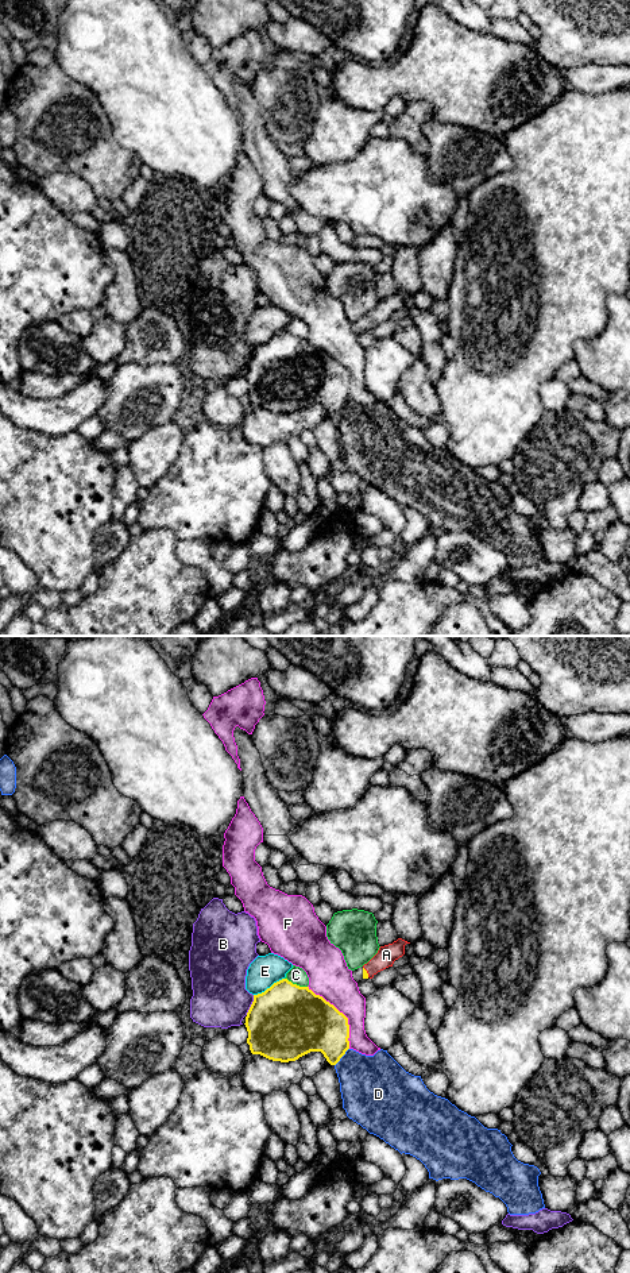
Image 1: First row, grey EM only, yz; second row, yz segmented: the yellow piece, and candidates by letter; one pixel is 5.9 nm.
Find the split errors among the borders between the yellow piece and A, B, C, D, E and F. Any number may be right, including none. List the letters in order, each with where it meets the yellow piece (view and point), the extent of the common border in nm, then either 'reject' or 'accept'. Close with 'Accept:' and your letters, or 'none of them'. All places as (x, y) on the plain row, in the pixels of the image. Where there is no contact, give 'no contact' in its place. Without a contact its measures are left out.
A: contact yz (366, 324); length 70 nm; accept
B: contact yz (251, 357); length 130 nm; reject
C: contact yz (296, 336); length 150 nm; reject
D: contact yz (341, 408); length 140 nm; reject
E: contact yz (270, 339); length 220 nm; reject
F: contact yz (343, 366); length 460 nm; reject
Accept: A

